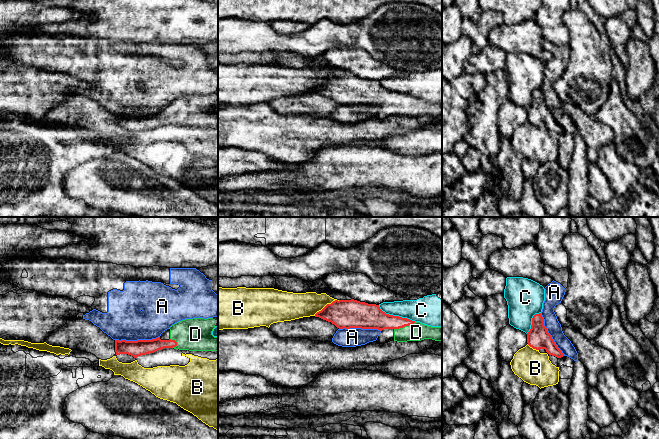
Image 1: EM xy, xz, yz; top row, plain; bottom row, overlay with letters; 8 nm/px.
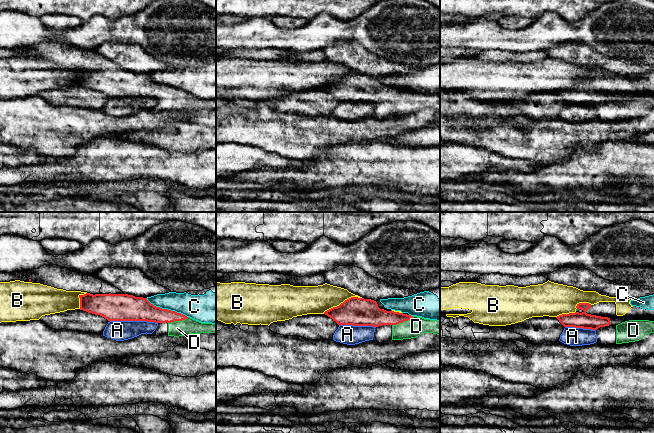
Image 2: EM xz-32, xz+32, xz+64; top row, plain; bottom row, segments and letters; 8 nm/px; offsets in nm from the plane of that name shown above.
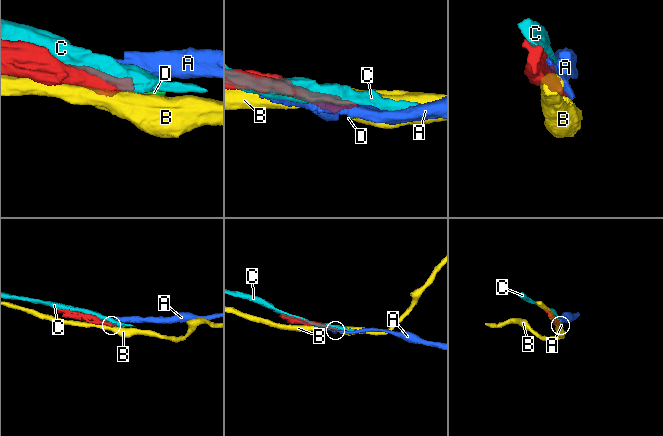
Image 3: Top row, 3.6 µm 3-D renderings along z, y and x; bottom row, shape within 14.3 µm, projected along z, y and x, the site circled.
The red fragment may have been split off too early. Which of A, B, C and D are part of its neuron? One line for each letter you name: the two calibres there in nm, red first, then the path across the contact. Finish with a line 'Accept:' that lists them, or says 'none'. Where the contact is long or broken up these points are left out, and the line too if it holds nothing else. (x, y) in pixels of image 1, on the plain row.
D: 180 nm thick on the red side, 140 nm on the other; runs through xz (374, 94), (404, 102), (408, 106), (416, 108)
Accept: D

